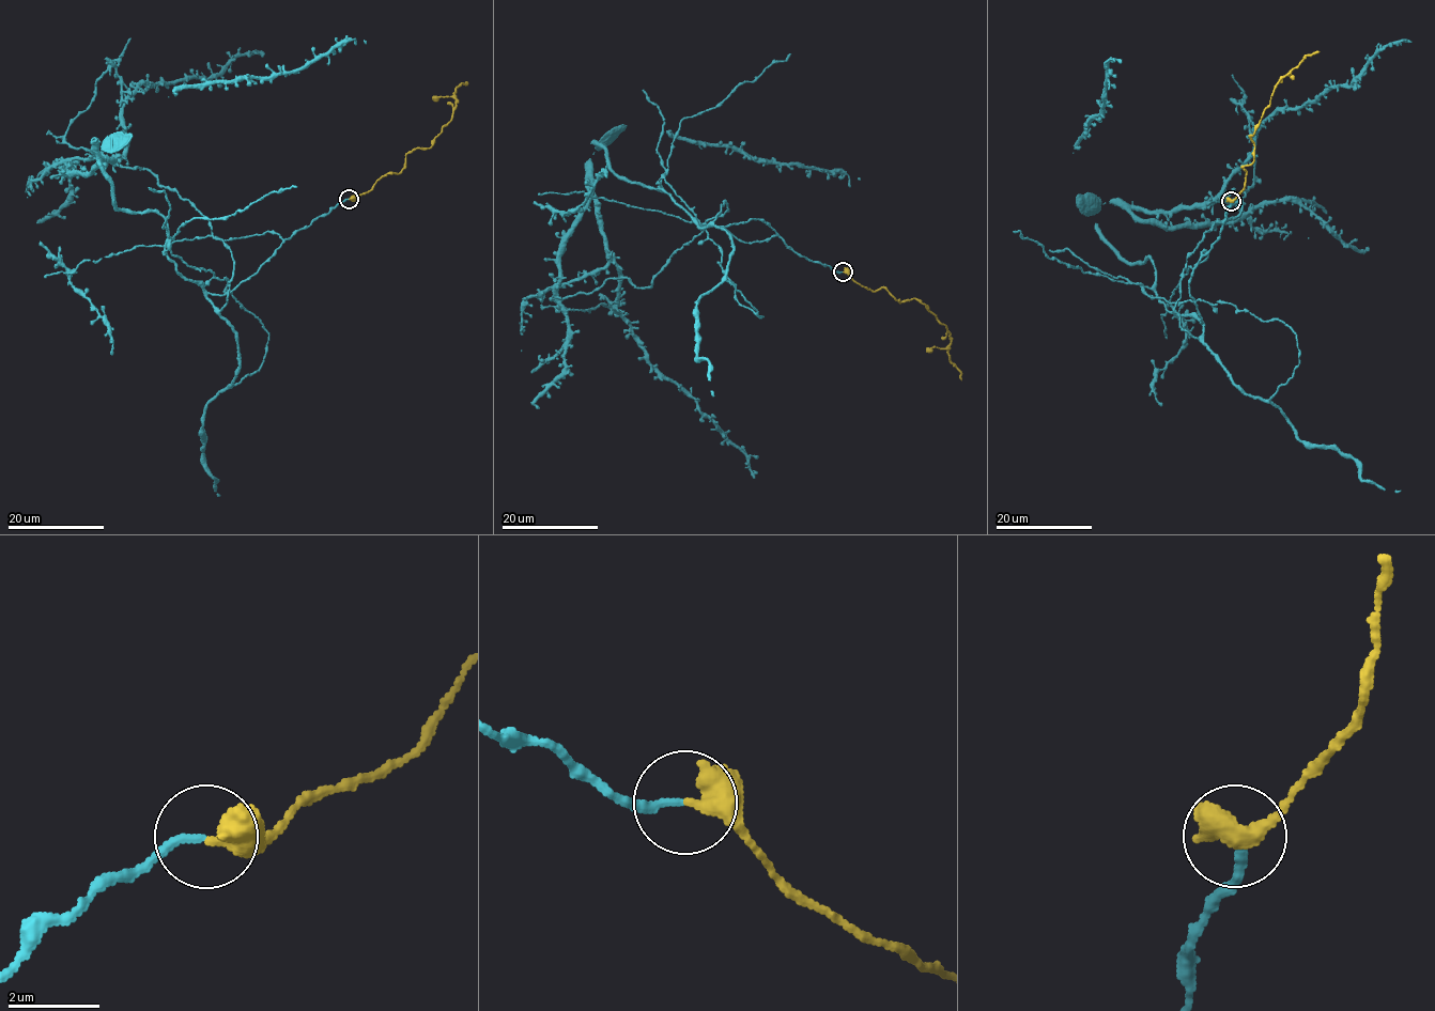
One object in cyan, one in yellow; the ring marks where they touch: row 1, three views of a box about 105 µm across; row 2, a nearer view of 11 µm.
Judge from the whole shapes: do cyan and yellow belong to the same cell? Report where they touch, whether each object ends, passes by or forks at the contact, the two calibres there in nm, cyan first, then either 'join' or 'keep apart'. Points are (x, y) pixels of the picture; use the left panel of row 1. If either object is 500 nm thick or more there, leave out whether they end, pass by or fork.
(349, 199) | cyan ends | yellow passes by | 170/300 nm | join

